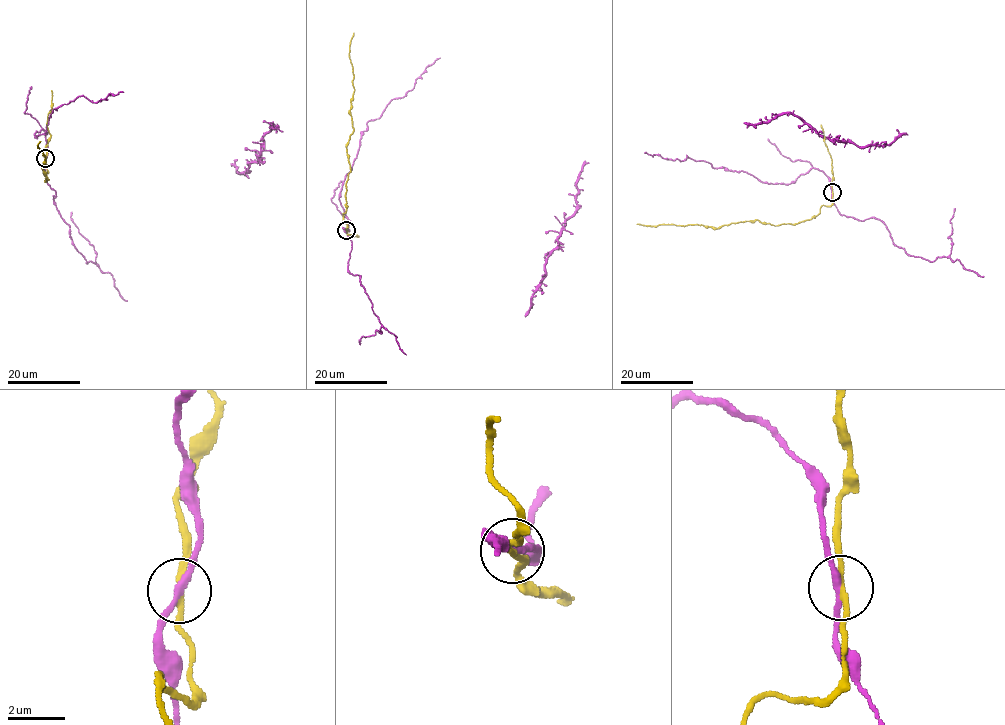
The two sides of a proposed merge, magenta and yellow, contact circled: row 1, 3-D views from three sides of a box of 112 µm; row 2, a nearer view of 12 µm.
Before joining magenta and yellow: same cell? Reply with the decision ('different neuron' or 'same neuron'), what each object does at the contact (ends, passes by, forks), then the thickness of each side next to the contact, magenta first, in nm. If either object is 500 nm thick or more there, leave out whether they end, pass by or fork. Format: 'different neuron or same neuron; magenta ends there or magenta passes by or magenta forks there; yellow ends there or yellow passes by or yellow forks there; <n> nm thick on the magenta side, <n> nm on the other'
different neuron; magenta passes by; yellow passes by; 200 nm thick on the magenta side, 190 nm on the other

